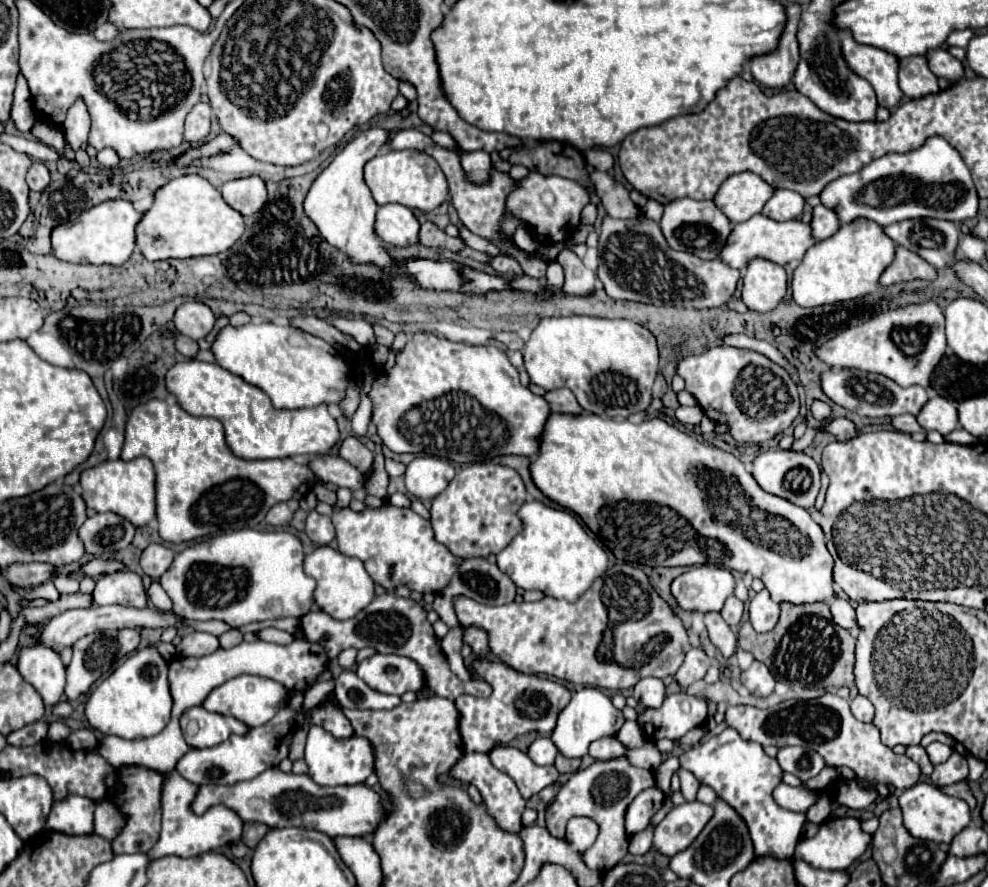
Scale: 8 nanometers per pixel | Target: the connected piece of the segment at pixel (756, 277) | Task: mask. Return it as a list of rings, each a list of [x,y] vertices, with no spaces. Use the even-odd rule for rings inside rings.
[[[751,259],[743,275],[743,303],[755,311],[769,311],[787,293],[787,273],[767,259]]]

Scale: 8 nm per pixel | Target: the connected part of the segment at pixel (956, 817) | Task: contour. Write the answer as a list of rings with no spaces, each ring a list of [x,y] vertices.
[[[917,783],[917,785],[909,787],[909,789],[905,789],[897,797],[897,801],[899,801],[899,807],[903,811],[905,827],[909,829],[909,833],[913,837],[919,837],[919,839],[949,845],[953,841],[953,837],[957,833],[961,833],[971,821],[969,805],[963,799],[949,797],[949,795],[941,793],[935,785],[929,785],[929,783]]]

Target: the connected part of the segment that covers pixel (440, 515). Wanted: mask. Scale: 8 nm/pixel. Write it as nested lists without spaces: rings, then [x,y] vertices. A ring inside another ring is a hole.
[[[473,463],[463,467],[449,487],[433,499],[431,505],[431,525],[435,531],[437,541],[449,547],[449,551],[457,557],[471,559],[471,557],[487,557],[491,553],[499,553],[509,545],[509,541],[521,531],[521,521],[517,517],[517,509],[525,503],[525,485],[519,473],[511,467],[495,465],[495,463]]]

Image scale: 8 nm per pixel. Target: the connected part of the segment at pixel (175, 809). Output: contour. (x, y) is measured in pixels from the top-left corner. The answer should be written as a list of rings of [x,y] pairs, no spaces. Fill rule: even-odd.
[[[177,771],[169,773],[163,785],[163,799],[161,799],[161,809],[163,809],[163,829],[157,845],[147,853],[149,859],[159,859],[167,855],[177,855],[177,857],[195,857],[207,851],[215,851],[223,845],[229,845],[233,841],[241,839],[241,829],[243,823],[241,819],[231,811],[225,809],[225,805],[215,805],[203,815],[195,815],[189,805],[197,793],[197,785],[181,779]]]

